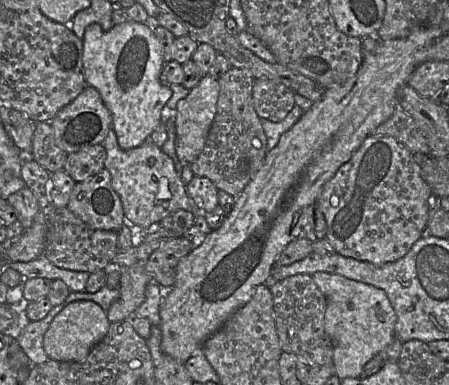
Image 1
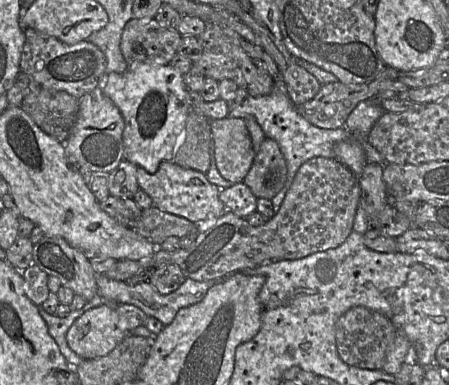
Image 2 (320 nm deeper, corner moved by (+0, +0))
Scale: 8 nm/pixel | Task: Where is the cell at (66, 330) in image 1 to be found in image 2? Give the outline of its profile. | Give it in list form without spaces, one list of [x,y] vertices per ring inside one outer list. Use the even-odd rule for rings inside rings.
[[[99,305],[85,311],[66,334],[68,346],[83,359],[111,353],[131,334],[119,306]]]

